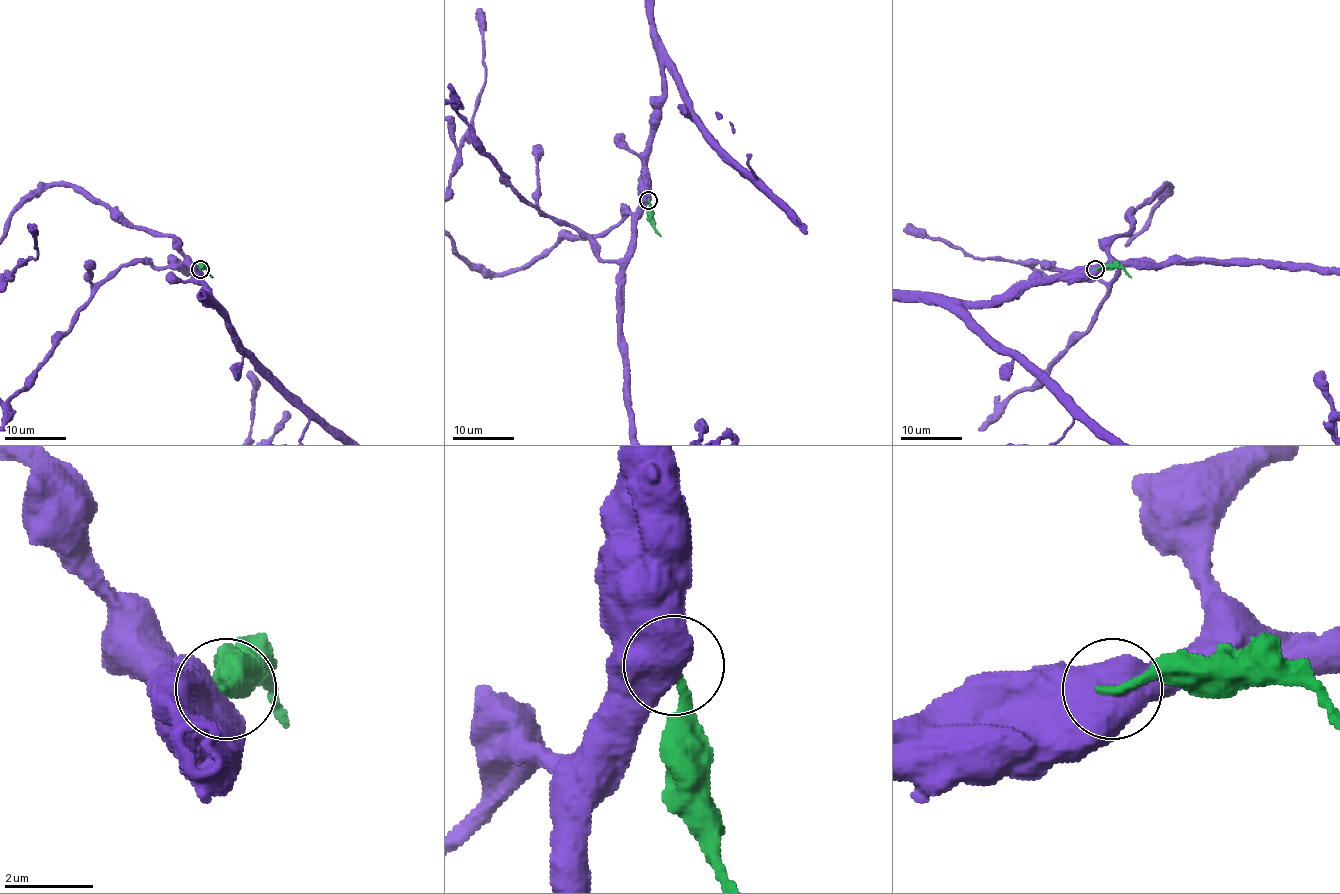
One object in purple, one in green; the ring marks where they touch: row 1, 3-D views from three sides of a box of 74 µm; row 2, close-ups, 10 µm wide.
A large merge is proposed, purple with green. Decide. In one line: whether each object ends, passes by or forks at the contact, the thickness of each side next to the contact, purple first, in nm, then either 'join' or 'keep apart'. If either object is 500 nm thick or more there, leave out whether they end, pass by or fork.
800 nm thick on the purple side, 200 nm on the other; keep apart

